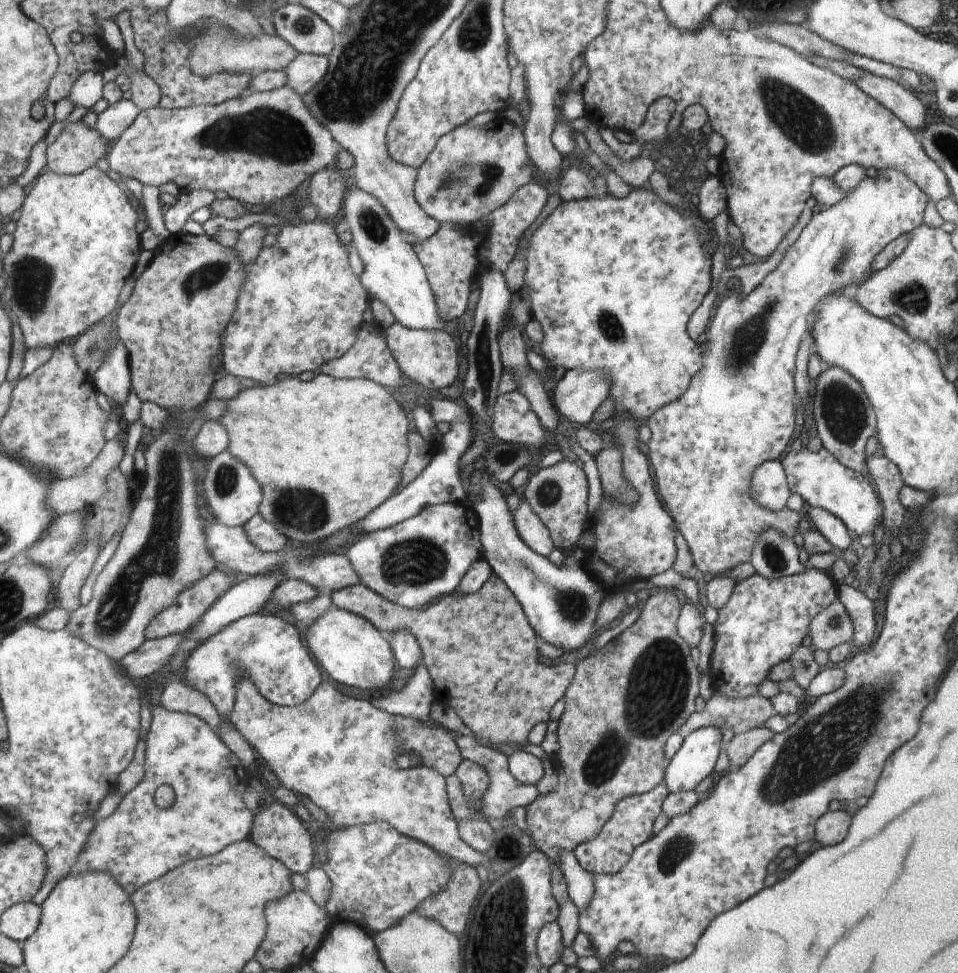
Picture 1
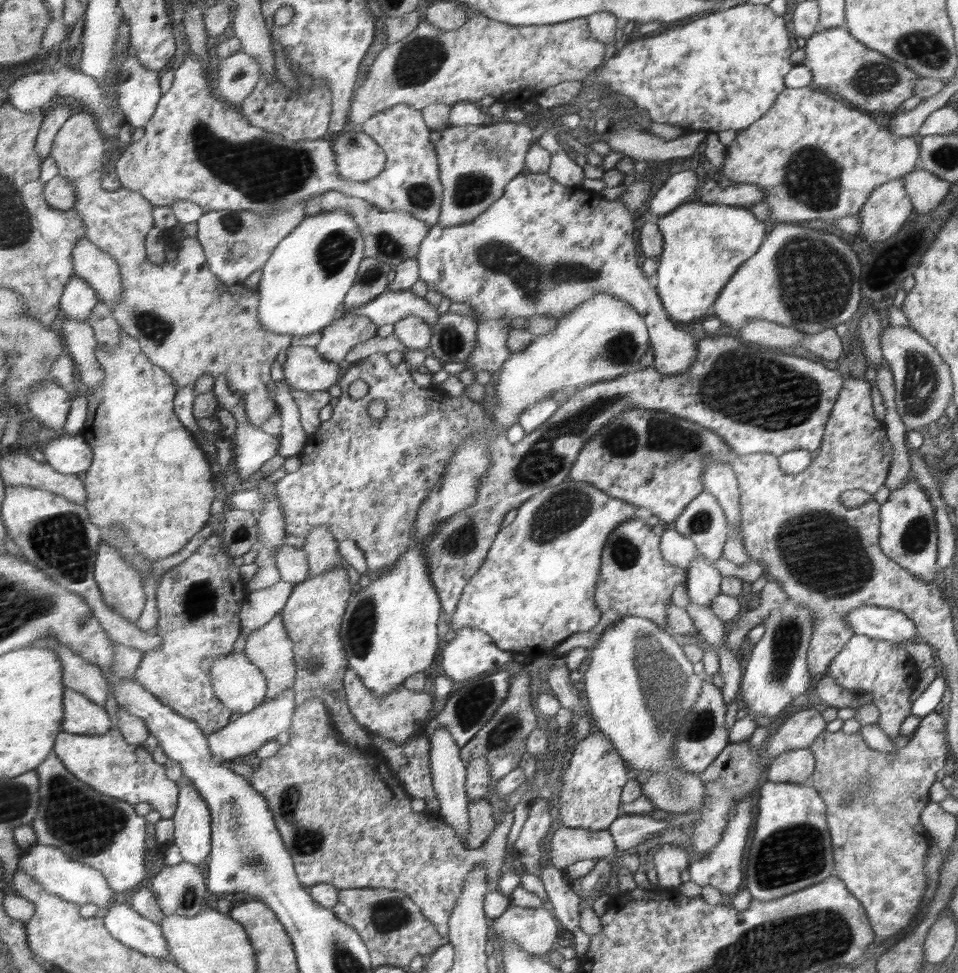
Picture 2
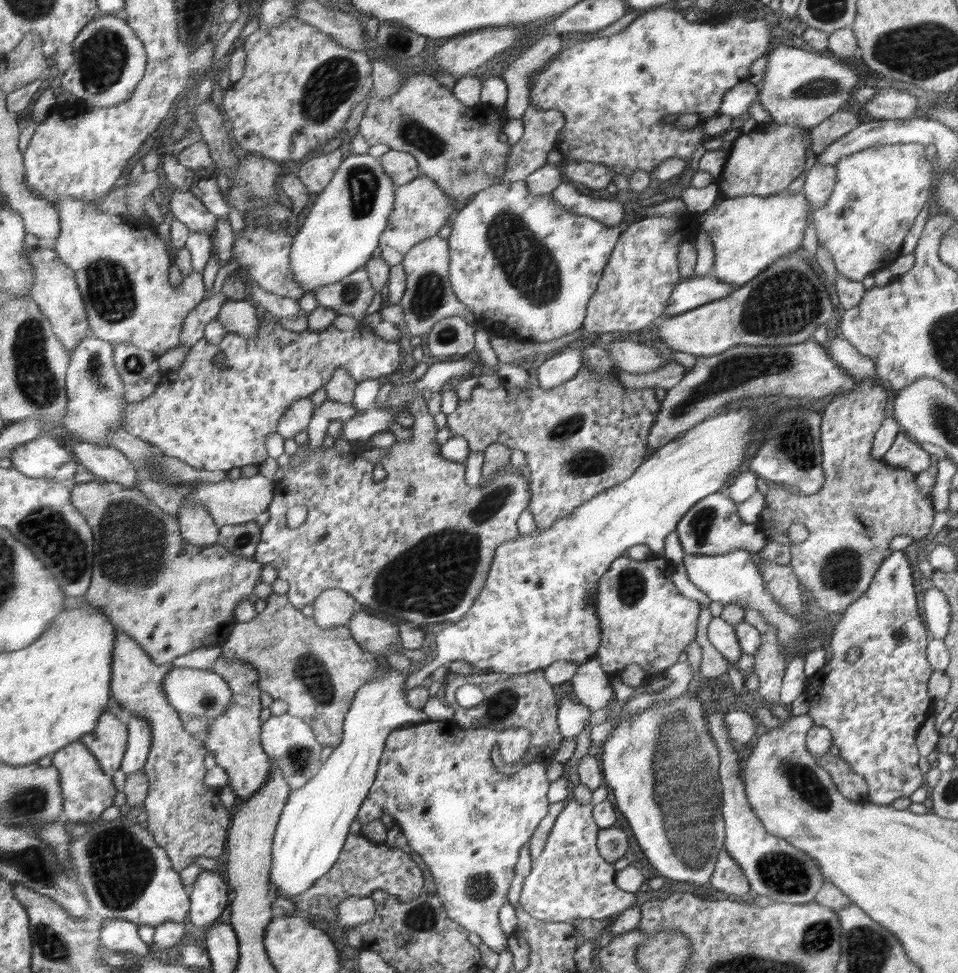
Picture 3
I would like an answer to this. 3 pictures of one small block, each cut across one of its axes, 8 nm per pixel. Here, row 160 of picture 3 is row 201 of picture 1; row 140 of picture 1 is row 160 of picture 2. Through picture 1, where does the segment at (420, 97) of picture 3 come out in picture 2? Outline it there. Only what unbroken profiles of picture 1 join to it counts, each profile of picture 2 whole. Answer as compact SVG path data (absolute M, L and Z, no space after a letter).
M437 103L427 106L422 110L423 118L432 132L440 131L436 137L439 141L436 144L436 151L439 157L439 179L443 183L443 202L439 214L440 226L458 226L468 224L480 216L493 202L496 202L505 191L505 186L524 170L524 156L527 156L532 140L532 130L528 126L504 130L495 122L491 125L467 124L452 126L450 123L451 106Z

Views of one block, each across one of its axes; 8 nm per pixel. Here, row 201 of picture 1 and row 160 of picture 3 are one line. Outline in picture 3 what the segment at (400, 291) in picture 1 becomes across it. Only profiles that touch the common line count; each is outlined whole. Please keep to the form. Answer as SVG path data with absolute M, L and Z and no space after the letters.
M369 153L348 156L327 188L314 196L302 227L295 229L291 268L305 294L314 295L320 286L348 277L370 260L392 213L395 189L379 158Z

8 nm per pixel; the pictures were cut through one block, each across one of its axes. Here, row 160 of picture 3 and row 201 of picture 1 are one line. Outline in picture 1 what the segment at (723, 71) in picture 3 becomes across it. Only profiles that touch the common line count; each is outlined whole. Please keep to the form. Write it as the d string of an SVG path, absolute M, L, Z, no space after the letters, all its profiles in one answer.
M646 188L639 191L630 191L628 196L624 198L618 198L608 193L605 198L596 198L595 200L582 198L581 200L574 201L570 196L565 196L552 214L544 218L544 222L533 232L531 238L527 239L527 263L523 284L529 290L528 296L532 302L531 314L541 324L543 330L543 339L540 345L544 358L555 368L563 366L566 370L600 371L605 375L607 381L611 383L610 396L614 400L615 406L613 417L618 417L615 420L614 432L616 433L616 440L621 447L620 450L622 450L623 473L625 479L636 490L638 497L637 502L630 507L627 504L614 503L605 498L603 503L593 513L594 518L591 521L590 530L596 535L596 543L589 552L592 554L590 568L594 570L594 574L599 576L604 584L613 586L614 592L620 591L620 588L625 584L630 584L630 580L634 580L634 578L642 576L649 578L668 570L668 568L673 568L674 562L676 562L676 544L674 544L676 530L674 530L674 520L668 516L669 512L666 512L662 508L662 504L658 502L658 496L656 496L656 490L654 490L654 482L652 482L652 476L650 476L648 460L644 458L644 454L640 454L640 426L647 425L648 419L658 409L678 401L690 388L690 384L698 375L699 370L703 368L703 356L698 354L696 342L688 336L687 324L692 312L700 306L702 298L710 290L710 253L703 245L703 242L712 242L705 223L706 220L704 218L684 218L684 215L681 215L675 208L660 200L650 189Z

